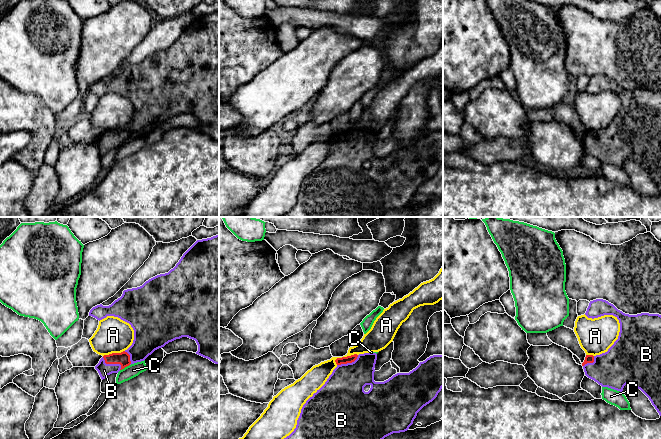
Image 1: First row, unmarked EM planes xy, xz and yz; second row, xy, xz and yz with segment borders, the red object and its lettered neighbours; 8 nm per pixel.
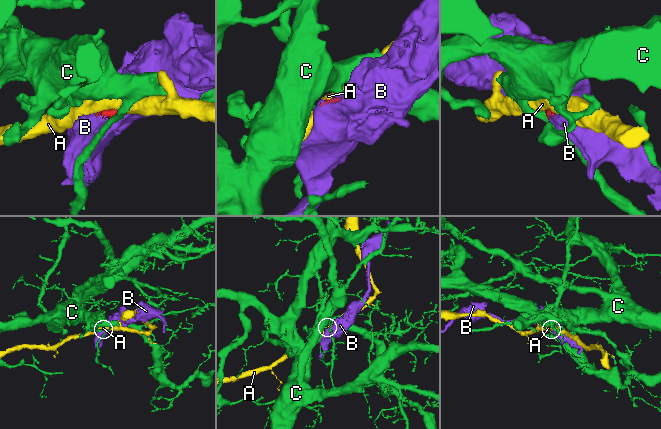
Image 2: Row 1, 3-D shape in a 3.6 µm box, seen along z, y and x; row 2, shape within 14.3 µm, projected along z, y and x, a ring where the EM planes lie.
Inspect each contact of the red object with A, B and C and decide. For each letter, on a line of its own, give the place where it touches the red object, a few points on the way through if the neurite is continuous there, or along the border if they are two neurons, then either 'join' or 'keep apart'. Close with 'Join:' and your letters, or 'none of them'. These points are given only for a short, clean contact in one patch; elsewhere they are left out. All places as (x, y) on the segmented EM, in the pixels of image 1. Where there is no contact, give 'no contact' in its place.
A: xz (345, 357) | along xz (357, 354), (338, 357), (334, 361) | keep apart
B: xy (112, 363) | across xy (123, 358), (112, 363), (104, 370) | join
C: xy (124, 367) | along xy (129, 364), (120, 370) | keep apart
Join: B

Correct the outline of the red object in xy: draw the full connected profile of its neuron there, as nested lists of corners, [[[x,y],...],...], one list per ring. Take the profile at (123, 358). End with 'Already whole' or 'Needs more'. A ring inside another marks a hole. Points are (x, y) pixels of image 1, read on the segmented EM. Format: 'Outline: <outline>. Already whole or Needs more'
Outline: [[[219,234],[211,238],[197,240],[168,273],[157,275],[140,287],[124,290],[122,296],[111,305],[100,304],[93,307],[89,316],[99,321],[107,316],[118,317],[129,323],[134,330],[133,343],[127,350],[104,355],[95,366],[102,380],[131,364],[144,361],[155,350],[182,337],[196,341],[198,345],[196,354],[219,364]]]. Needs more

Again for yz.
Outline: [[[603,299],[590,301],[585,315],[592,319],[613,315],[620,323],[618,339],[607,352],[596,356],[586,355],[582,363],[585,375],[602,387],[620,392],[626,384],[635,386],[649,398],[661,416],[661,315],[625,314]]]. Needs more

